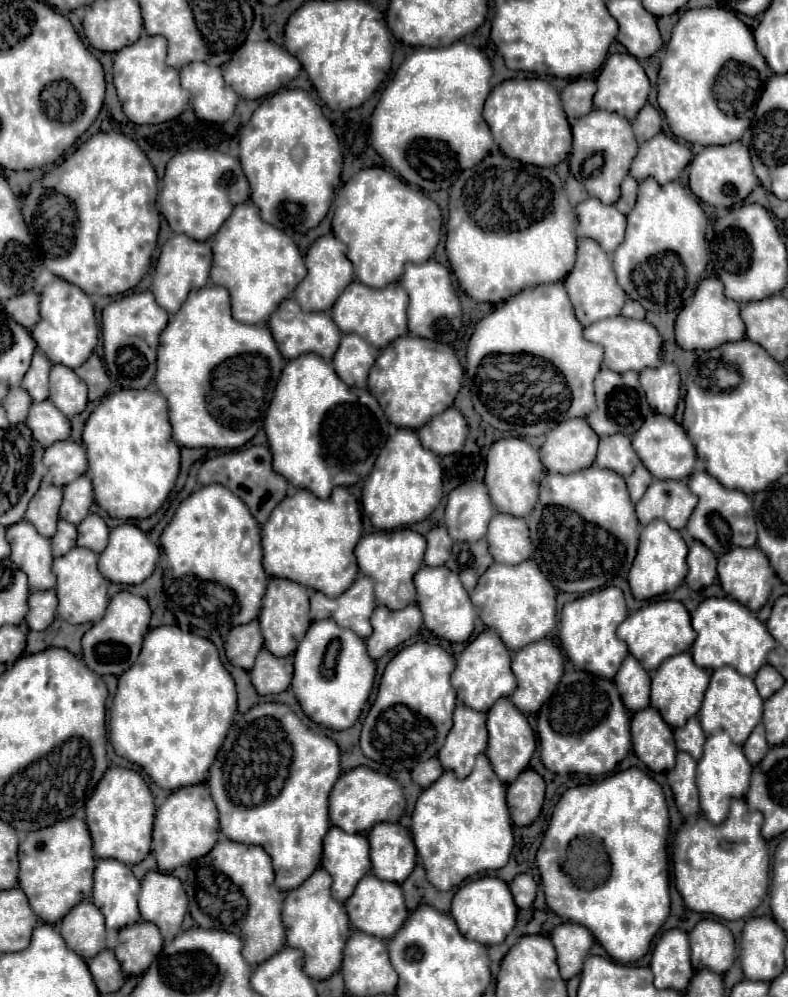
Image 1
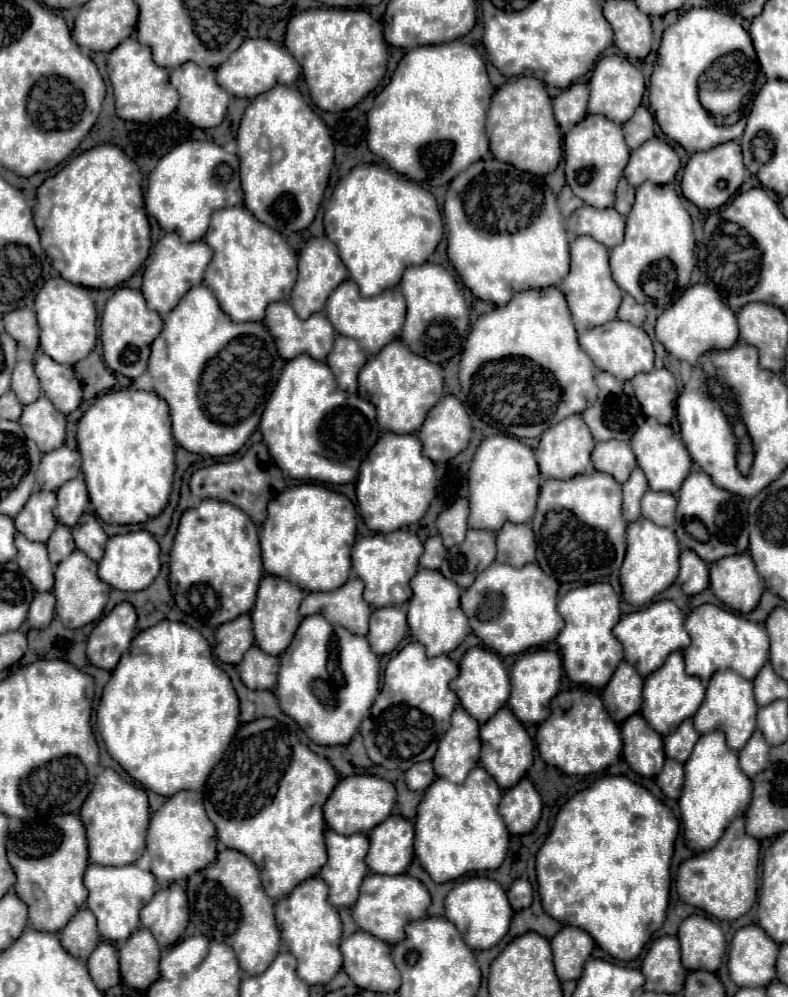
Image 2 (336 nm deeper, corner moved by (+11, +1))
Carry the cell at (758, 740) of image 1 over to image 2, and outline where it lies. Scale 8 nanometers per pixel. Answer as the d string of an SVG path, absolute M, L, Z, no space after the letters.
M755 730L751 740L739 752L739 766L743 768L743 772L747 772L749 778L755 778L759 772L767 768L767 764L769 764L769 744L765 742L763 734Z

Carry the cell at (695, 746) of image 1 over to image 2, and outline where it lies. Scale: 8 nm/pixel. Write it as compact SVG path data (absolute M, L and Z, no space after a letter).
M685 720L683 724L679 724L679 728L673 734L663 738L667 758L679 760L683 764L689 758L697 740L699 740L699 734L693 728L693 720Z

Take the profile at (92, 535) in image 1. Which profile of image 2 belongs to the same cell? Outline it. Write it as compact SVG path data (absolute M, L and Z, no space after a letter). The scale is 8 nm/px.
M85 514L79 524L73 530L75 536L75 544L81 552L85 552L91 560L99 562L103 558L105 552L105 544L107 544L107 534L103 532L101 524L97 522L97 518L93 514Z

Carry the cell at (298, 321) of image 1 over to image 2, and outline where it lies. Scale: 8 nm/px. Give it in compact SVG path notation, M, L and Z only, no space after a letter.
M275 302L269 304L267 308L267 318L265 324L271 332L271 336L275 336L275 344L279 344L279 354L285 360L291 360L299 354L307 354L313 360L325 360L327 354L333 348L333 340L335 340L335 330L331 328L331 322L325 318L323 312L317 312L313 316L309 316L307 320L301 320L295 310L289 306L289 302Z

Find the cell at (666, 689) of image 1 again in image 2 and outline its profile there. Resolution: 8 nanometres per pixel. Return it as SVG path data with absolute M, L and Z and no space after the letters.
M673 652L663 668L655 670L651 676L645 678L643 684L643 718L647 720L647 724L651 724L651 728L655 728L655 732L659 732L661 736L671 734L683 720L691 718L697 710L699 704L703 702L705 696L705 686L701 684L701 680L697 676L689 676L685 674L685 662L683 662L683 654L681 652Z

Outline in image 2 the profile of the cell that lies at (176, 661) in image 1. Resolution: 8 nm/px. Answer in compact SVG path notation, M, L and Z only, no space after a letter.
M161 620L135 636L131 648L111 674L111 680L105 684L97 708L97 730L109 756L117 760L131 778L141 782L143 788L167 798L179 790L201 790L205 786L207 776L231 744L237 726L239 698L227 672L213 660L209 642L199 630L171 620Z

